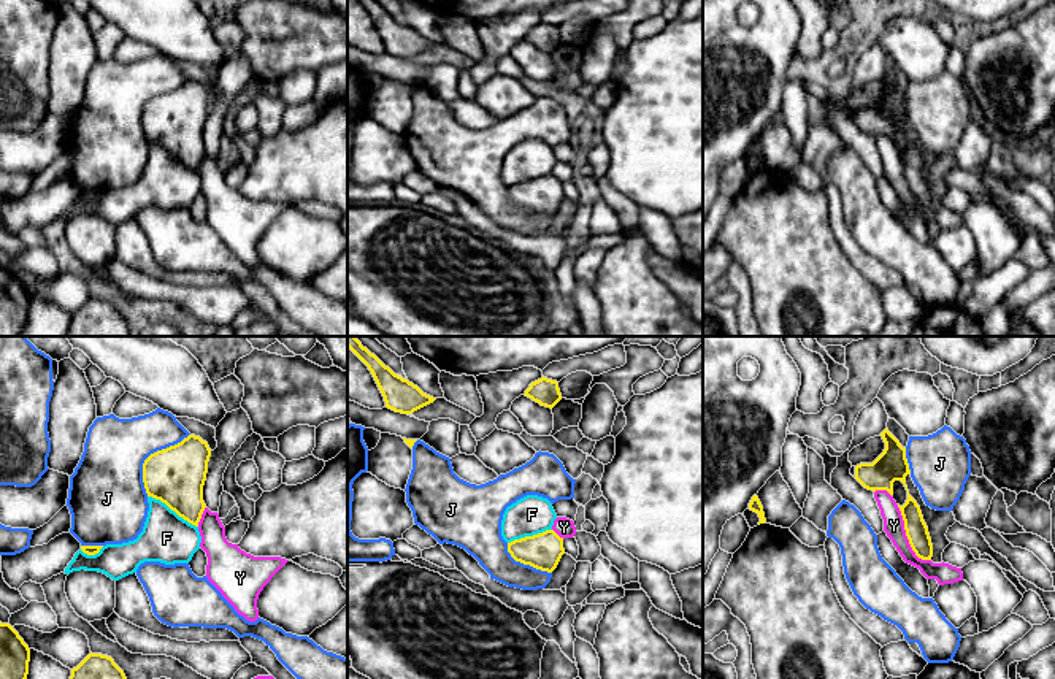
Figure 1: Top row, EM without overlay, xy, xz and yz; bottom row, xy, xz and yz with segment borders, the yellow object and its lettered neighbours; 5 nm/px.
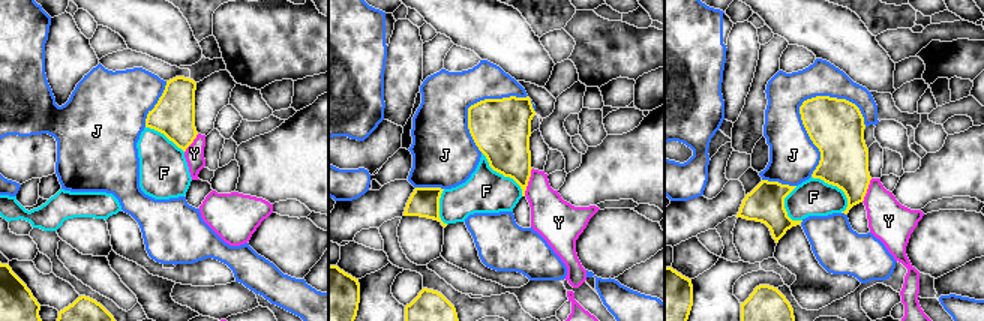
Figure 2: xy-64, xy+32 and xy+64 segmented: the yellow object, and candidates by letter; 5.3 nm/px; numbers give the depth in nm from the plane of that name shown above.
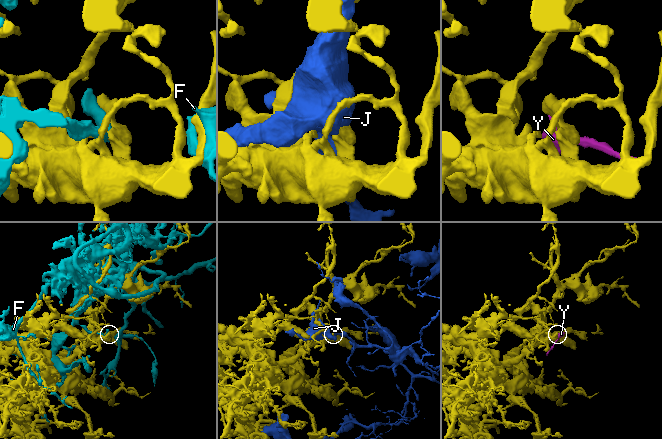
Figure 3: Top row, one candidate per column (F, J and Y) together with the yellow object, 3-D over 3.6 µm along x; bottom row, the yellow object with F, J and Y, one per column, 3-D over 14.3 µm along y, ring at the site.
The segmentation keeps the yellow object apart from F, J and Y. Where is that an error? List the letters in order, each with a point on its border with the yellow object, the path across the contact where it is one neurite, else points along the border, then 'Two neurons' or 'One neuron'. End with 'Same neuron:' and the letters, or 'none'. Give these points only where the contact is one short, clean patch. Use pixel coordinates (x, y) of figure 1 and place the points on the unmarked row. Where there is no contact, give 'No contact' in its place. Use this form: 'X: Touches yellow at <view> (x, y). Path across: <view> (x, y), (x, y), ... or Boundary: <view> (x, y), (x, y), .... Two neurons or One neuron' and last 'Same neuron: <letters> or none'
F: Touches yellow at xy (173, 154). Two neurons
J: Touches yellow at xy (149, 100). Two neurons
Y: Touches yellow at yz (906, 180). One neuron
Same neuron: Y

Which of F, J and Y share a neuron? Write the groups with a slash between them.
F / J / Y

